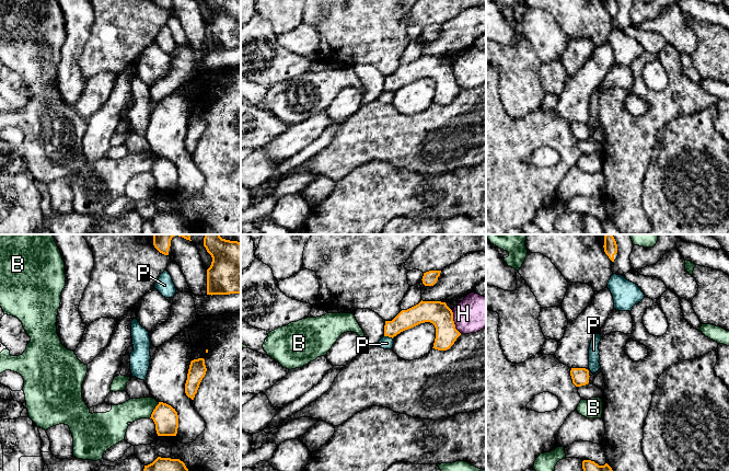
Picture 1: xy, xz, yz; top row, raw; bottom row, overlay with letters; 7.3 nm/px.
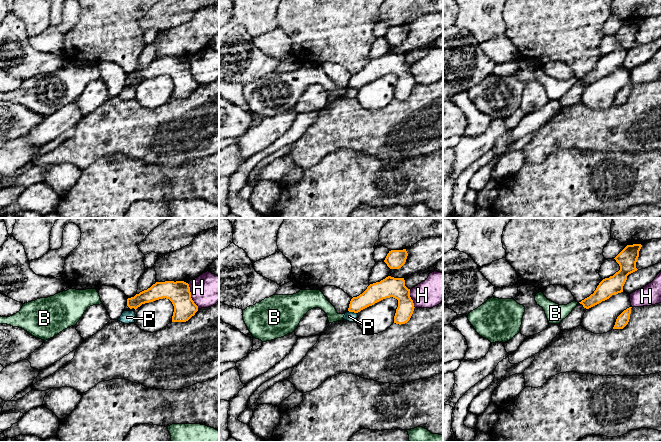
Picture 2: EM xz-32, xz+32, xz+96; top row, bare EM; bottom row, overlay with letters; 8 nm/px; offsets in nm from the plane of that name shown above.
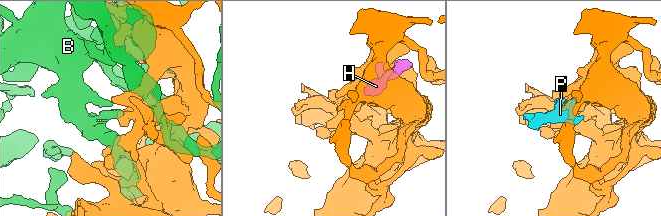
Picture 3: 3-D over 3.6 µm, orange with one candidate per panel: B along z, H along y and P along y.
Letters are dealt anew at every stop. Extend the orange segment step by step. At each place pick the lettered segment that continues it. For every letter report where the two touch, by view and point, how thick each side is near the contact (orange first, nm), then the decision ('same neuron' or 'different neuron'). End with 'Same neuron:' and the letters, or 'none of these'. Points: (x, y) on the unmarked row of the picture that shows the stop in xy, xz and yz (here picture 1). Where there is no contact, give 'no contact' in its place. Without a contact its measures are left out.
B: xy (153, 164) | 180/160 nm | different neuron
H: xz (453, 77) | 170/260 nm | different neuron
P: xz (389, 91) | 140/90 nm | different neuron
Same neuron: none of these

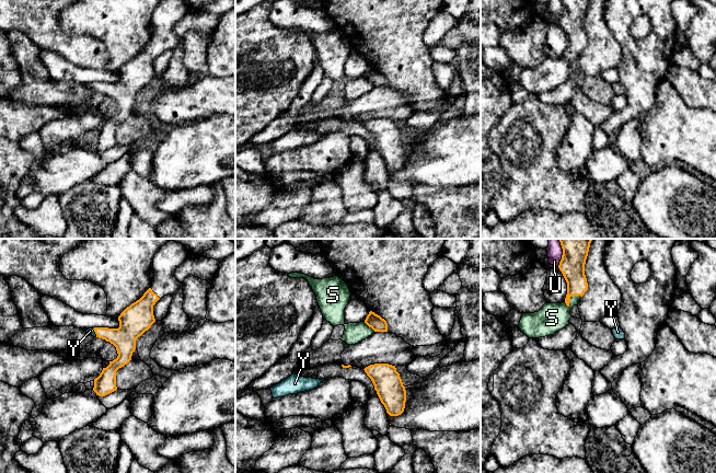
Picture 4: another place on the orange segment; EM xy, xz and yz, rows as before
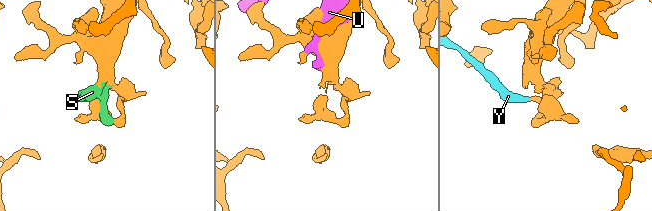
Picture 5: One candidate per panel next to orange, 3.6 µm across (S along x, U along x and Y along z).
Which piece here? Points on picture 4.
S: yz (569, 53) | 190/220 nm | same neuron
U: yz (562, 11) | 190/110 nm | different neuron
Y: xy (95, 88) | 180/50 nm | same neuron
Same neuron: S, Y

